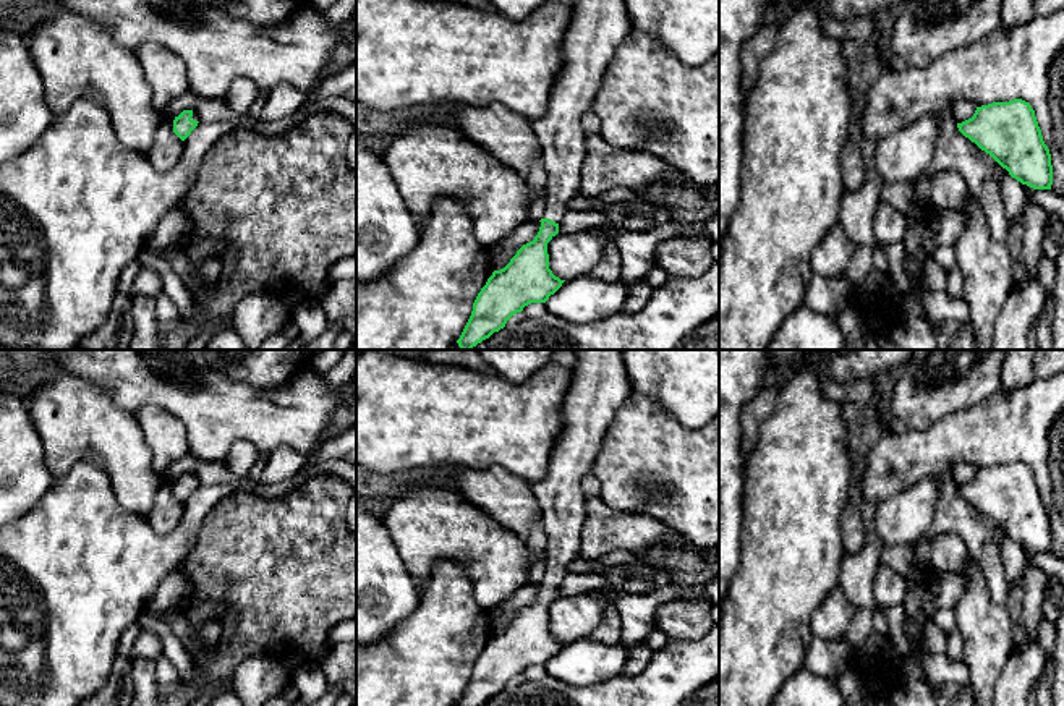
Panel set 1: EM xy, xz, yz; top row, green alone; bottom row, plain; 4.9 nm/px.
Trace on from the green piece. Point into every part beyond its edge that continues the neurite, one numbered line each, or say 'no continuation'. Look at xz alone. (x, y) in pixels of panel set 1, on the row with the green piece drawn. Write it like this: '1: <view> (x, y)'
1: xz (598, 28)

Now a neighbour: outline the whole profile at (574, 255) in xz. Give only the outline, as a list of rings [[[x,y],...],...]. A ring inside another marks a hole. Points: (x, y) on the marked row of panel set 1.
[[[596,228],[575,233],[557,233],[547,243],[549,269],[560,280],[572,280],[589,270],[602,257],[607,236]]]

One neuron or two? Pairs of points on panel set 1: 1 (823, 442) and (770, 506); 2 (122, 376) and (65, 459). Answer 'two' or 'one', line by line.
1: one
2: two

